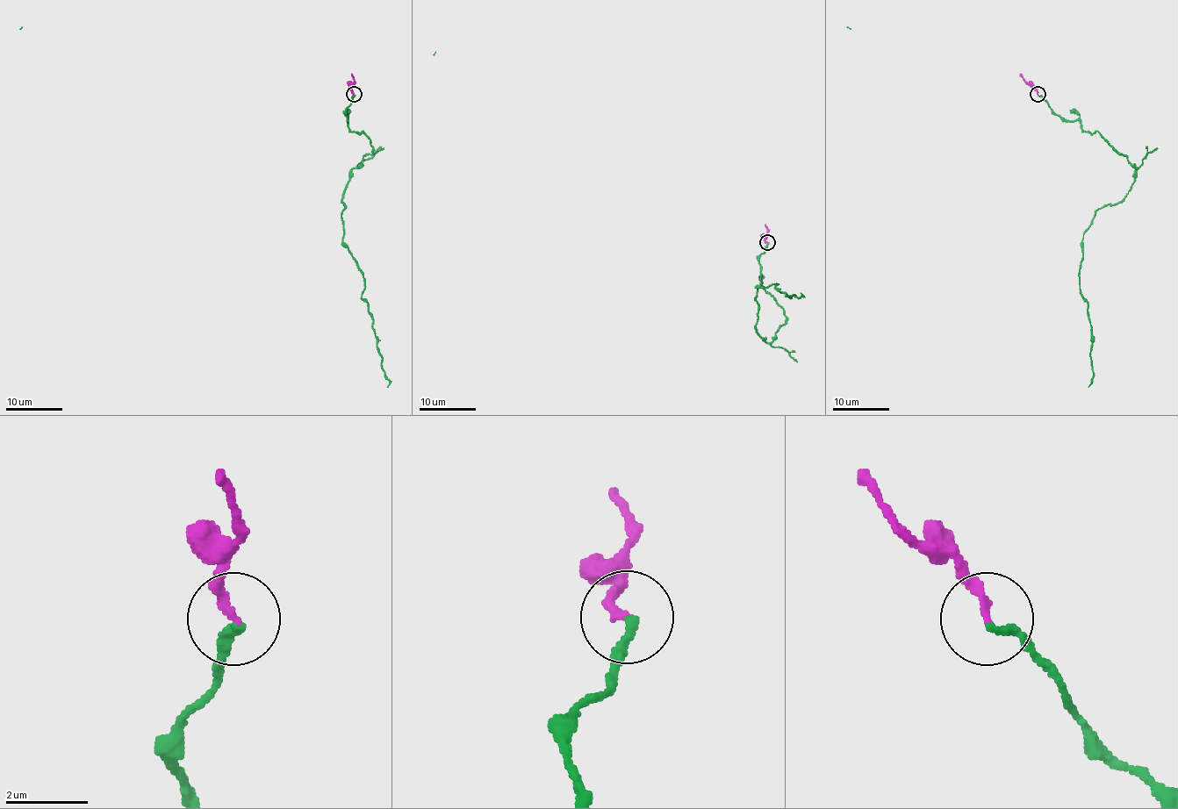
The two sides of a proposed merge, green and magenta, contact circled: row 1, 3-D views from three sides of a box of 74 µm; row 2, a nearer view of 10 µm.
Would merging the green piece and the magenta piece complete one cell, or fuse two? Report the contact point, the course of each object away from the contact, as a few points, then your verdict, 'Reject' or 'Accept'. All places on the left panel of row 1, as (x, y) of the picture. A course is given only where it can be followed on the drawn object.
Place: (354, 94). Course of green: (354, 96), (347, 122), (372, 151), (351, 171), (342, 239), (363, 279), (361, 297), (386, 387). Course of magenta: (354, 94), (354, 77), (351, 74). Accept

